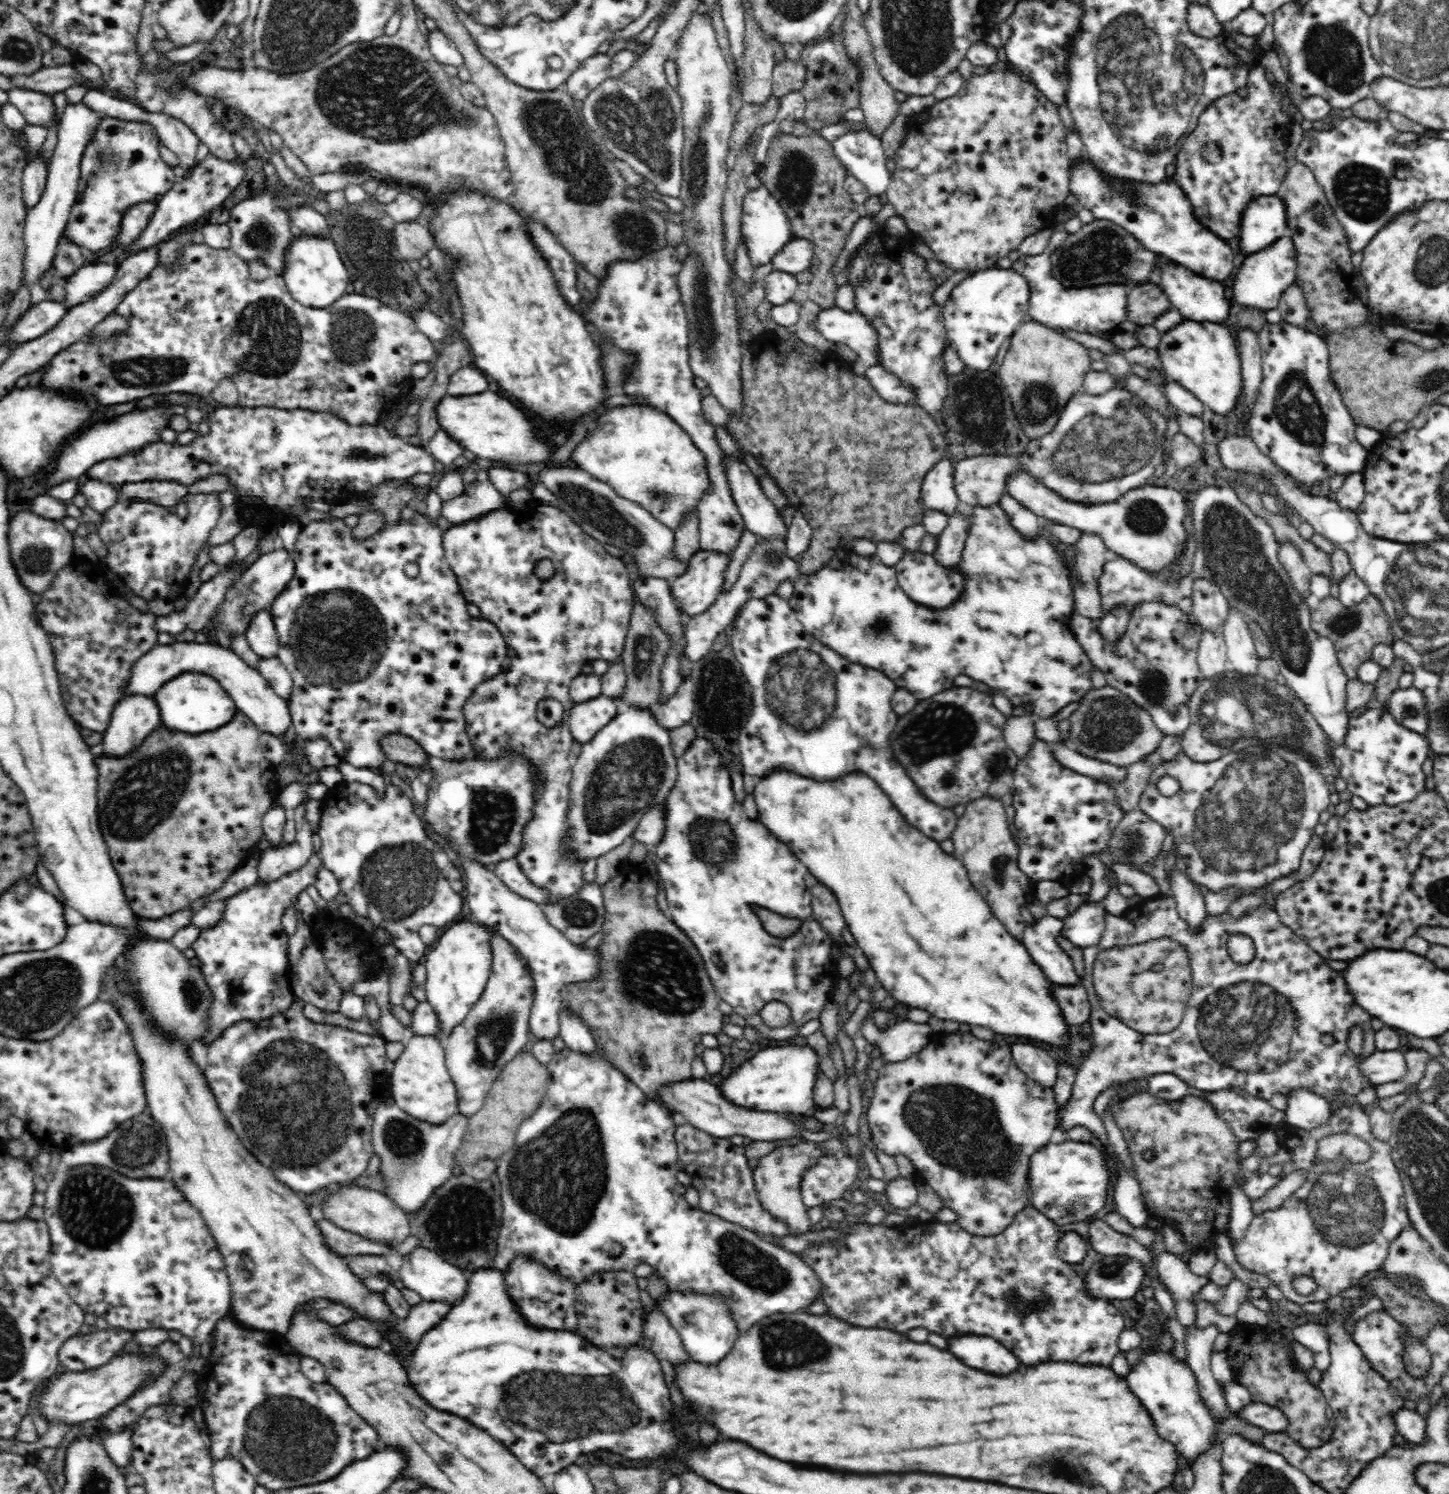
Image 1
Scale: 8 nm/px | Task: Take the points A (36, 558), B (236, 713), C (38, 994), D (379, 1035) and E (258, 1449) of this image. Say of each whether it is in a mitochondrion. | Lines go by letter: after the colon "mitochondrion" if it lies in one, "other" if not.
A: mitochondrion
B: other
C: mitochondrion
D: other
E: mitochondrion

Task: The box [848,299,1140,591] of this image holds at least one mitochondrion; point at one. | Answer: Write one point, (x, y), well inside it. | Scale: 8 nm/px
(1037, 404)

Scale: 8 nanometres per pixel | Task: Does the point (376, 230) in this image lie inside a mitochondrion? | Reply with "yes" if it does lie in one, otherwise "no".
yes

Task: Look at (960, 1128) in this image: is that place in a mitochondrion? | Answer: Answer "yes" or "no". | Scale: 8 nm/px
yes

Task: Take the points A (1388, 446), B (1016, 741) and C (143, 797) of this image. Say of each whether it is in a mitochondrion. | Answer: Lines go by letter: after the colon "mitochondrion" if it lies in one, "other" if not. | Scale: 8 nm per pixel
A: other
B: other
C: mitochondrion

